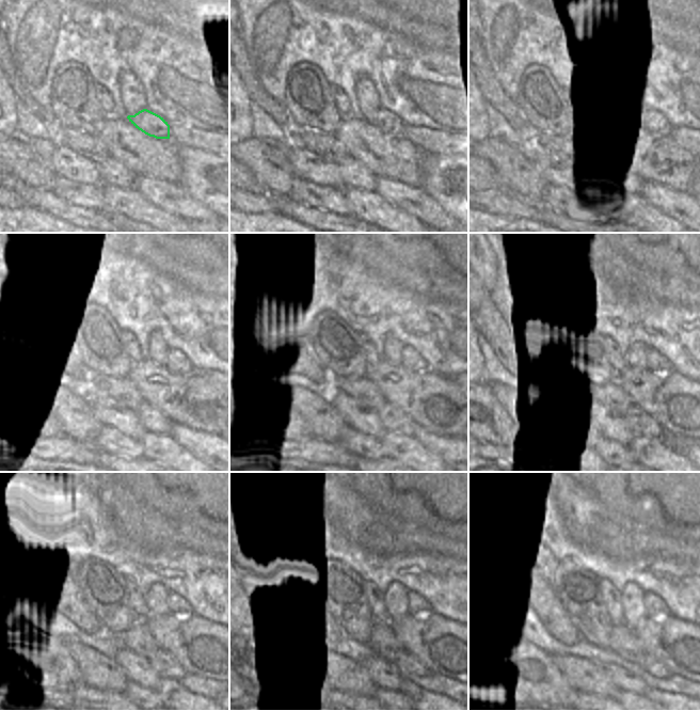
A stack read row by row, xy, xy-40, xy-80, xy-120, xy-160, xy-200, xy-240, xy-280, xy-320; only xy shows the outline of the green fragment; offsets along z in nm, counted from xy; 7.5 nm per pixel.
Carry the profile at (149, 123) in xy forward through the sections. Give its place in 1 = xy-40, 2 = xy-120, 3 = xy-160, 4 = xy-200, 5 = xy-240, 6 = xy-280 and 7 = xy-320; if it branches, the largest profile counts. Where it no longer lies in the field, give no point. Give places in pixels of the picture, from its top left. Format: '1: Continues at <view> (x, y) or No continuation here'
1: Continues at xy-40 (390, 123)
2: Continues at xy-120 (157, 348)
3: Continues at xy-160 (393, 349)
4: Continues at xy-200 (635, 357)
5: Continues at xy-240 (157, 597)
6: Continues at xy-280 (396, 603)
7: Continues at xy-320 (633, 609).

